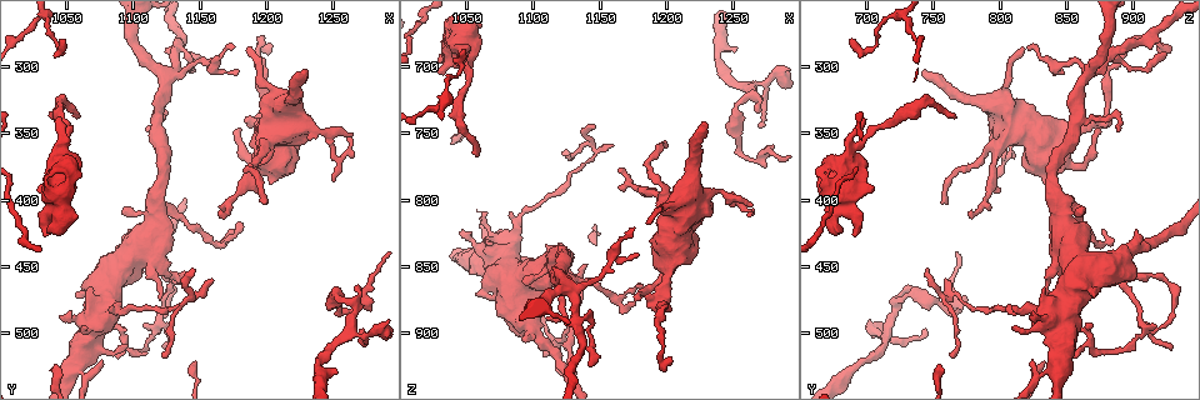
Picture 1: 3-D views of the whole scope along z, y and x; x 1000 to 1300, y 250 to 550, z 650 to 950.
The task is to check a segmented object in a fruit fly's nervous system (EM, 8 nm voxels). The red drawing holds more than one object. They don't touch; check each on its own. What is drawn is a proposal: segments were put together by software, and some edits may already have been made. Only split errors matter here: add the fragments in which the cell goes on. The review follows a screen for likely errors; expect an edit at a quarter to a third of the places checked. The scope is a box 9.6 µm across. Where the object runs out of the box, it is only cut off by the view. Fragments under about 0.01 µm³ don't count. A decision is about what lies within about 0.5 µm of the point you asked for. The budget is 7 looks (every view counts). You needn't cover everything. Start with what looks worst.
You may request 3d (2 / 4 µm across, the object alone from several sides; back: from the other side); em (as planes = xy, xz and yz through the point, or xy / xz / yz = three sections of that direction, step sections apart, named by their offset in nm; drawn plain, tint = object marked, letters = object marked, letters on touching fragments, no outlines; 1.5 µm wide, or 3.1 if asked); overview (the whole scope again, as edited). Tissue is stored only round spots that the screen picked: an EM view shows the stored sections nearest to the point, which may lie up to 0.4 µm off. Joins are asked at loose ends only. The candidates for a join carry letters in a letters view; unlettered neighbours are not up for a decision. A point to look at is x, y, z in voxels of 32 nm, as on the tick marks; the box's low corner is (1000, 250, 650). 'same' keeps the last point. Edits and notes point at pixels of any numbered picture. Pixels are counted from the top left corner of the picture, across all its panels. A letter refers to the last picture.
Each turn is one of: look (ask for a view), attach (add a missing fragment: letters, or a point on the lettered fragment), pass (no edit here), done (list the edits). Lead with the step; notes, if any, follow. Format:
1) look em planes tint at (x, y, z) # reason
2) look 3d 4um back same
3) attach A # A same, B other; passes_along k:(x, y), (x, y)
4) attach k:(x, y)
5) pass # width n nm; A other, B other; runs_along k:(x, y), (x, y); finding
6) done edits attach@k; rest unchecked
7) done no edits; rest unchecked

look 3d 2um back at (1228, 304, 742) # an open end

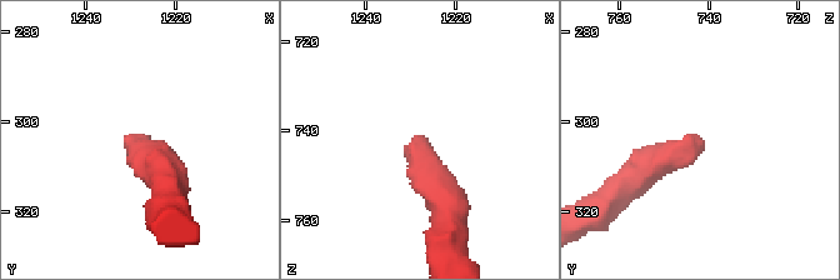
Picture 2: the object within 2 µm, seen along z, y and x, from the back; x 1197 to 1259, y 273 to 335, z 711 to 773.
look em planes plain at (1229, 305, 741) # need the tissue

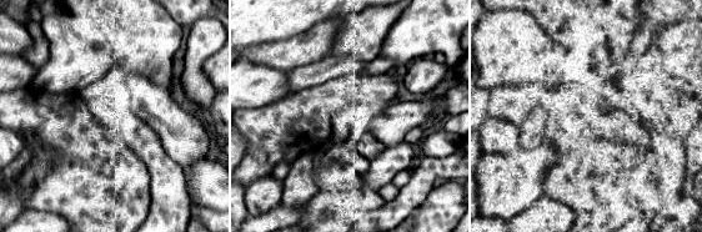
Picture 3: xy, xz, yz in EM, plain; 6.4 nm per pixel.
look em planes letters same

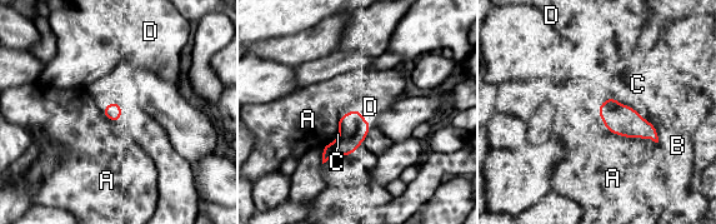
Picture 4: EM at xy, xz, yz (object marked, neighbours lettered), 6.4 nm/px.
attach D # A other, B other, C other, D same; it goes on there

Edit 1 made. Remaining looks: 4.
look overview # see it whole again

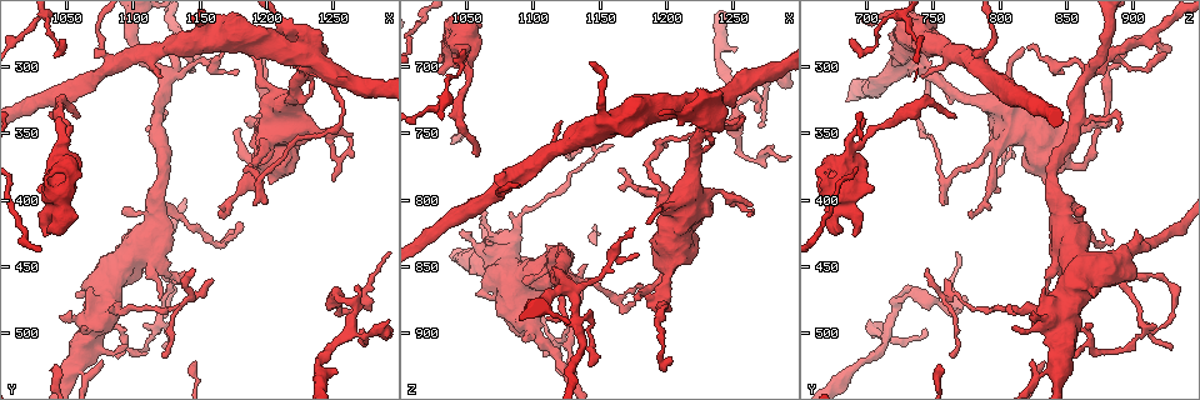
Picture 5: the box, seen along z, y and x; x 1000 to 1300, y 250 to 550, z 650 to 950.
look em planes letters at (1098, 422, 902) # thick end

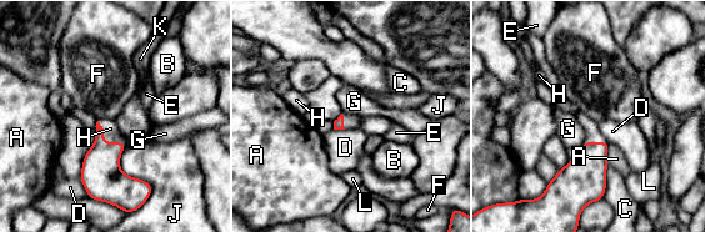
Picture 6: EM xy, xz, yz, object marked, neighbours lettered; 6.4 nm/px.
attach H # A other, B other, C other, D other, E other, F other, G other, H same, J other, K other, L other; passes_along 6:(101, 175), (104, 141), (111, 134); it goes on there

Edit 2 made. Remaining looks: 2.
done edits attach@4, attach@6; rest unchecked

